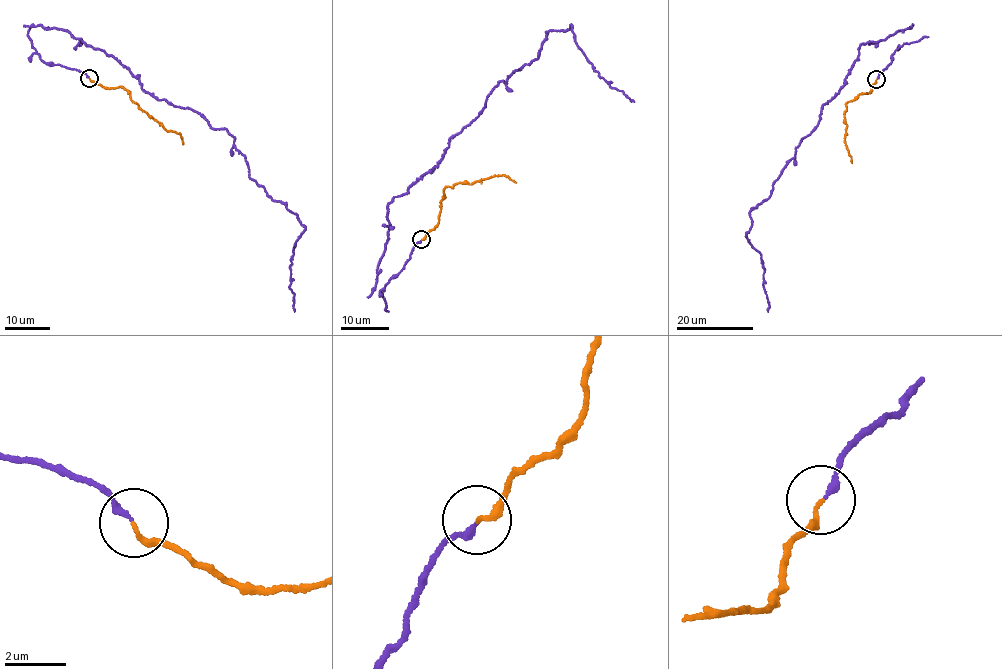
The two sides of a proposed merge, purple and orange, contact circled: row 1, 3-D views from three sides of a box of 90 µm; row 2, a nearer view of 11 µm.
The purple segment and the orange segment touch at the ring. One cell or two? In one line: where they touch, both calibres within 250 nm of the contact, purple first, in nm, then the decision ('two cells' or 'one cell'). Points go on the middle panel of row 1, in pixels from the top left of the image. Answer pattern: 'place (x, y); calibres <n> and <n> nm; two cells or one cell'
place (421, 239); calibres 190 and 170 nm; one cell

